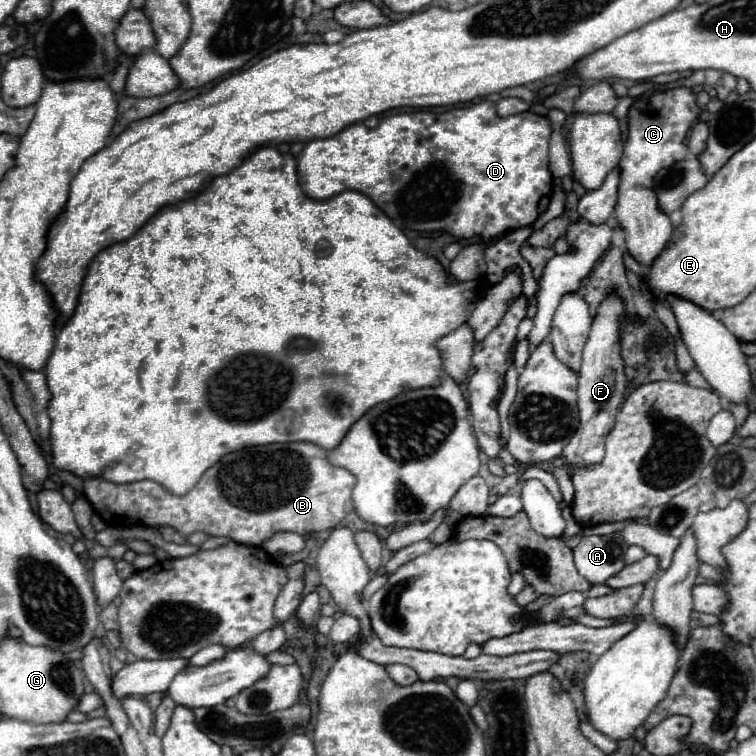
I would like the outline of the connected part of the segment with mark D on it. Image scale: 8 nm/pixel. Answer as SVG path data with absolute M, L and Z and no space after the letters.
M482 100L470 106L457 106L452 109L436 113L429 109L414 110L408 114L388 114L380 120L380 124L376 128L368 128L362 122L358 124L350 124L346 126L342 132L338 132L332 138L316 138L310 140L306 144L306 148L302 150L302 154L298 156L298 176L300 176L300 186L302 190L314 198L314 200L326 200L330 196L336 196L344 190L356 190L366 194L378 208L384 210L384 214L388 218L394 220L394 224L398 228L410 228L416 232L448 232L454 240L468 240L472 236L478 236L482 244L494 244L496 240L500 240L508 230L516 230L516 228L524 228L524 226L532 226L534 220L546 210L548 202L550 202L550 192L552 192L552 174L548 170L548 138L550 138L550 122L546 116L534 114L534 112L522 112L522 114L514 114L508 118L502 118L496 114L494 102L490 100Z

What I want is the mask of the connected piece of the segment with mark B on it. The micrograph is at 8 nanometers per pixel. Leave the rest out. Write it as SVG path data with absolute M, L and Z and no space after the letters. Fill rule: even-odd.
M312 442L250 446L220 458L220 462L208 468L202 474L200 482L182 496L170 494L164 486L160 486L154 480L114 484L100 476L84 478L84 496L90 500L94 510L102 516L102 520L110 526L134 526L134 524L150 526L150 528L172 526L182 536L188 536L192 532L204 532L208 536L226 536L246 546L260 546L266 538L270 538L278 530L288 530L296 534L332 530L352 510L350 496L356 480L348 470L332 466L326 454L328 454L326 450L322 450Z

